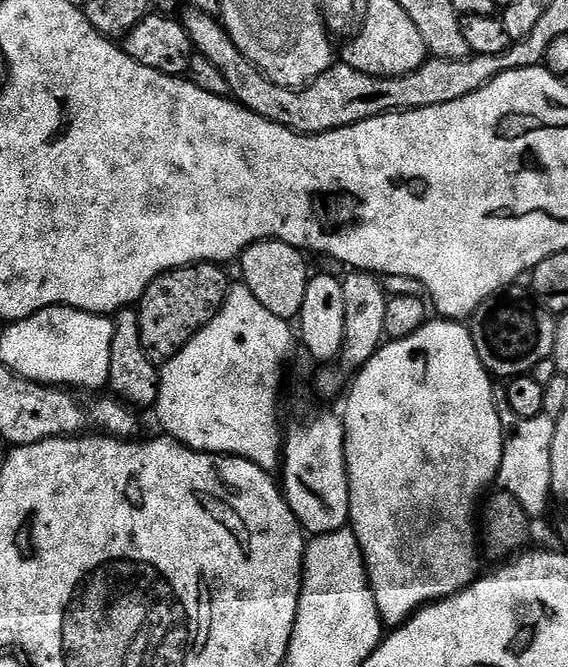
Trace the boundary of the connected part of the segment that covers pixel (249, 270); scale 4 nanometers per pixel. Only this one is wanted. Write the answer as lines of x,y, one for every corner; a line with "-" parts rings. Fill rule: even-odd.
259,240
249,246
238,257
240,264
239,279
270,310
270,314
278,314
278,318
292,322
297,319
302,310
303,298
306,295
310,279
305,253
281,240

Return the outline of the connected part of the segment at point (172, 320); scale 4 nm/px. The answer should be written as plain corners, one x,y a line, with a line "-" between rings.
188,264
185,268
171,268
169,272
161,272
154,282
144,291
144,296
138,302
138,326
142,338
142,350
146,350
146,358
157,366
163,366
167,360
174,358
202,330
208,325
208,321
216,315
223,306
224,298
228,295
230,279
224,273
225,269
219,264

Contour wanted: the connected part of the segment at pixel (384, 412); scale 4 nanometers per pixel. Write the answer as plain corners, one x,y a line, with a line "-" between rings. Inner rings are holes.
436,318
406,338
388,340
363,364
359,372
355,373
347,389
348,401
344,404
342,421
345,468
348,471
349,482
348,518
351,530
358,538
358,546
364,555
364,566
368,569
368,581
372,584
380,621
386,626
399,626
412,613
419,612
425,604
444,600
448,596
455,596
463,588
469,588
481,571
479,568
482,548
478,543
478,509
481,507
482,497
497,483
504,446
503,424
499,421
495,406
493,385
493,377
485,370
484,364
474,350
471,331
463,323
455,320

